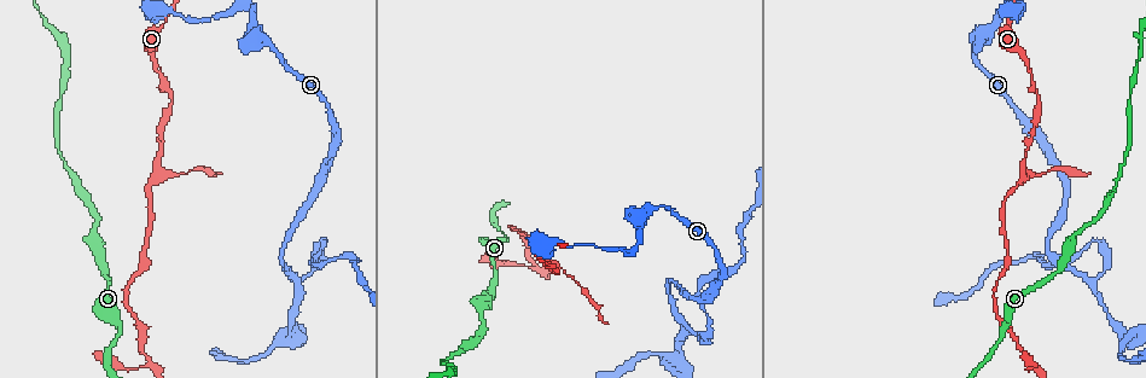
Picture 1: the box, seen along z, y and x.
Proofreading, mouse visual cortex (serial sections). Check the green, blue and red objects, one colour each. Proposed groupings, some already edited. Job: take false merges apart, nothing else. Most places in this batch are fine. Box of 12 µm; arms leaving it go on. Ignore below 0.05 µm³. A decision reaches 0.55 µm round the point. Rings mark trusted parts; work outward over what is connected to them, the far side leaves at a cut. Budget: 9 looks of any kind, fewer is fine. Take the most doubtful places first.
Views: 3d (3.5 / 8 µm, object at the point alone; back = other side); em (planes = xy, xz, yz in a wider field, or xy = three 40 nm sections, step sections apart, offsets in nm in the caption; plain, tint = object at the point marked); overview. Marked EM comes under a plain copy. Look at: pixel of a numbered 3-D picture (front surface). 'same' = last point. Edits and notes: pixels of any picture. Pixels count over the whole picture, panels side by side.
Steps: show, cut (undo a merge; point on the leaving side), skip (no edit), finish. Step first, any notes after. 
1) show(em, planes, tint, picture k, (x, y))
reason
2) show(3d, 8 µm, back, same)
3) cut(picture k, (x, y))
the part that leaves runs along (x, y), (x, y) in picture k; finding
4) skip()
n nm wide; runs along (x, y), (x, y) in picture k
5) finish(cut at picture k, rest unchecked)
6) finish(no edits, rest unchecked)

show(3d, 3.5 µm, picture 1, (156, 160))
a fork

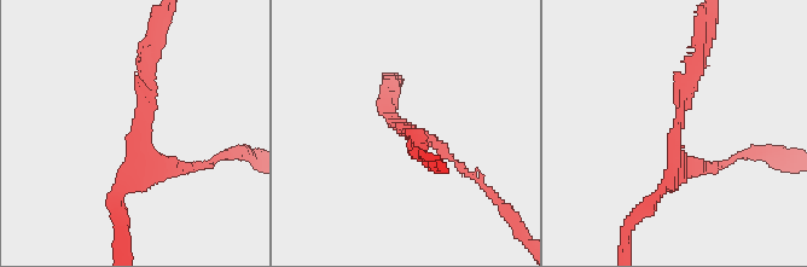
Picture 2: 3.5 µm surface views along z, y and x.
show(em, planes, tint, picture 2, (140, 133))
3 arms; arms of 150, 200, 200 nm; need the tissue

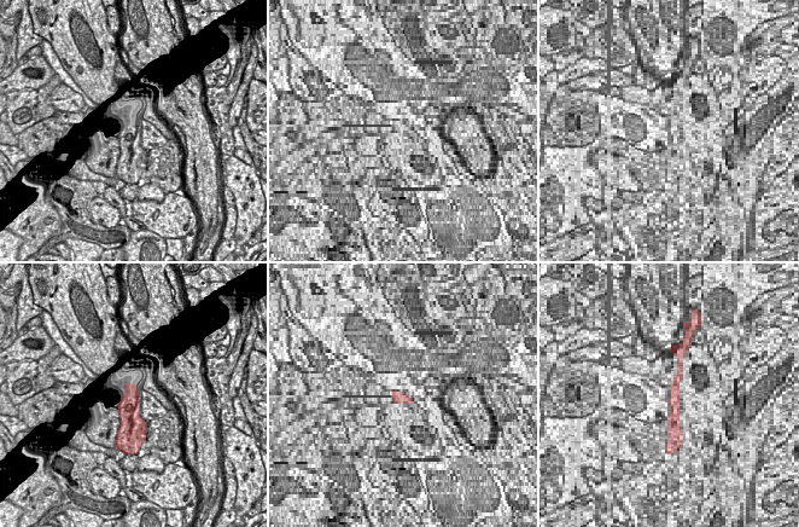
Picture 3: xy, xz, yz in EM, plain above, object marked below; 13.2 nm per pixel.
show(em, xy, step 5, tint, same)

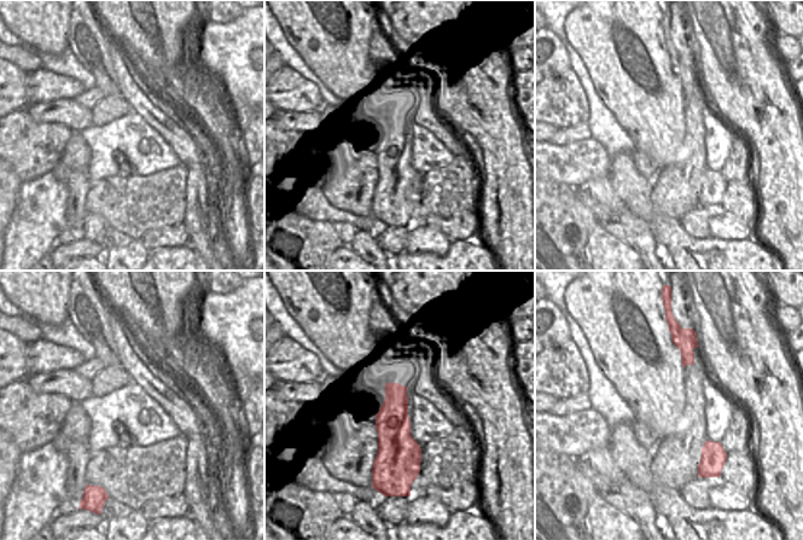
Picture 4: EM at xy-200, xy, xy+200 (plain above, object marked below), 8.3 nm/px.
skip()
runs along (702, 59), (684, 97), (674, 170), (649, 204) in picture 2; continuous, no second cell

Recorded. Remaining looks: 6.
show(3d, 3.5 µm, picture 1, (537, 266))
three arms meet

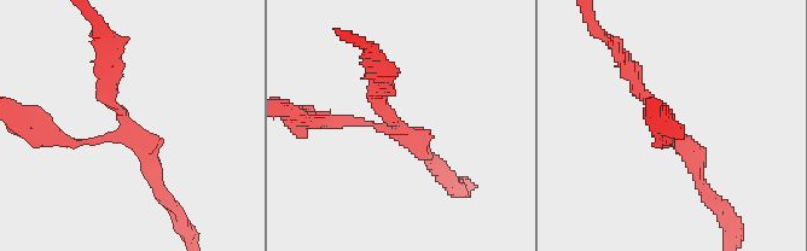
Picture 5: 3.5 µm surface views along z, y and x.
show(em, xy, step 3, tint, picture 5, (392, 121))
3 arms; arms of 150, 150, 200 nm

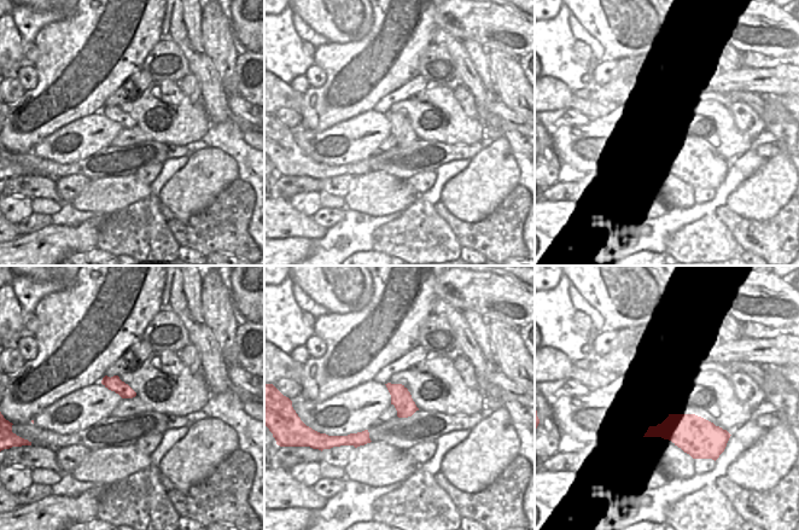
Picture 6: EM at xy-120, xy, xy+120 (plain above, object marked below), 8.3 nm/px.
skip()
runs along (625, 60), (668, 112), (668, 139) in picture 5; all the same cell

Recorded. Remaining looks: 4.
show(3d, 8 µm, picture 1, (282, 252))
abrupt turn

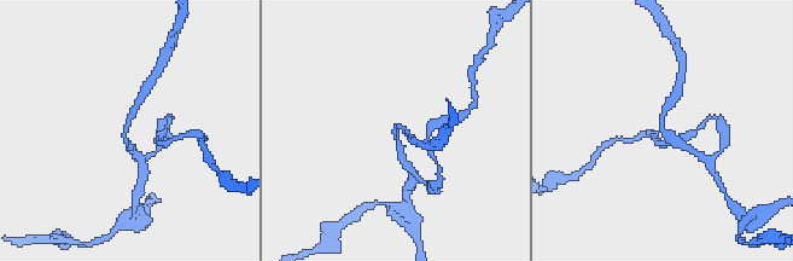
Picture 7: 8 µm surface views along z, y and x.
show(em, planes, tint, picture 7, (665, 130))
arms of 200, 200 nm; need the tissue

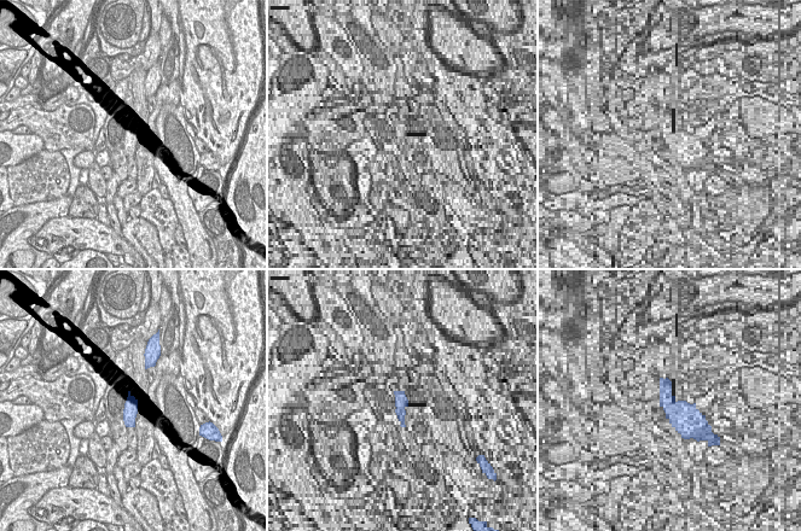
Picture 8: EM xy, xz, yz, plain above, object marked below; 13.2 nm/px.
skip()
runs along (674, 100), (664, 111), (663, 129), (689, 149) in picture 7; all the same cell

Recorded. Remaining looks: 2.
show(3d, 3.5 µm, picture 1, (711, 331))
abrupt turn

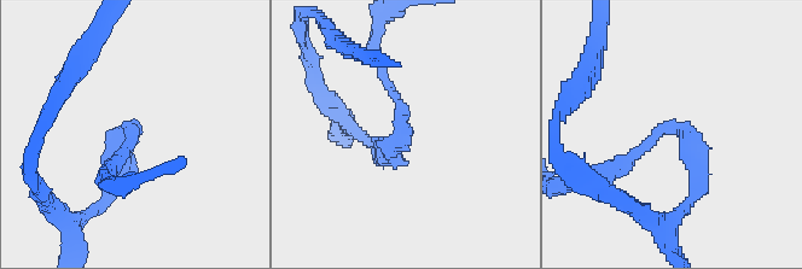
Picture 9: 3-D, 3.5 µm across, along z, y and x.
show(em, xy, step 2, tint, picture 9, (131, 127))
arms of 150, 250 nm; now the EM

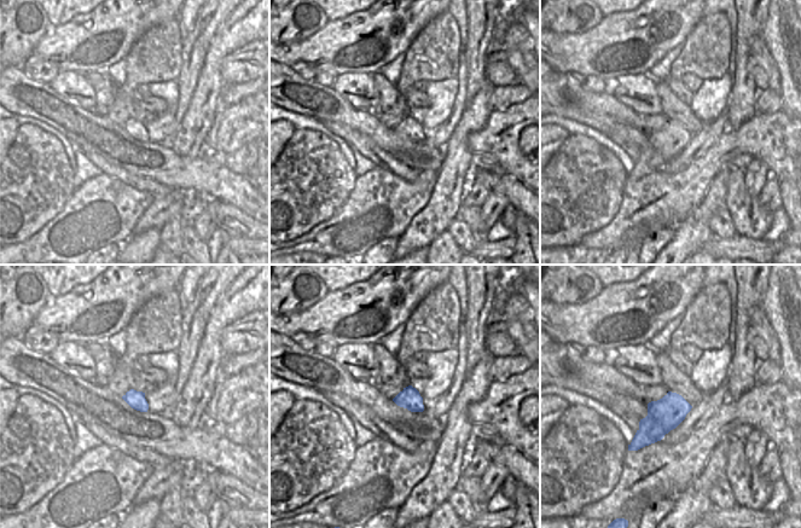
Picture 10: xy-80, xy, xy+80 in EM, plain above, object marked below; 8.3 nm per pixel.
skip()
continuous, no second cell

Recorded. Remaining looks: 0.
finish(no edits, rest unchecked)

